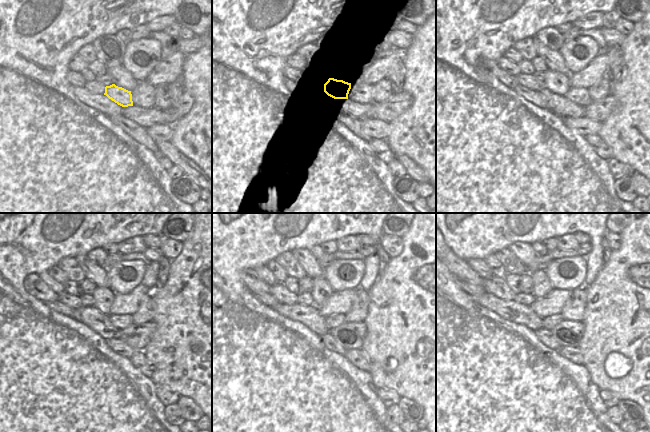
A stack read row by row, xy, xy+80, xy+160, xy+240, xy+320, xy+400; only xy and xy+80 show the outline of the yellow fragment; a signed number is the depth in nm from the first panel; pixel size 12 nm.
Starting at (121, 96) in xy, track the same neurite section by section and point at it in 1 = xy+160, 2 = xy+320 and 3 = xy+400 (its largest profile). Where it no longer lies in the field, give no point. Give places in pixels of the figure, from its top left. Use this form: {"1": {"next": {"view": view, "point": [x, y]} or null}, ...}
{"1": {"next": {"view": "xy+160", "point": [556, 82]}}, "2": {"next": {"view": "xy+320", "point": [322, 290]}}, "3": {"next": {"view": "xy+400", "point": [541, 285]}}}

